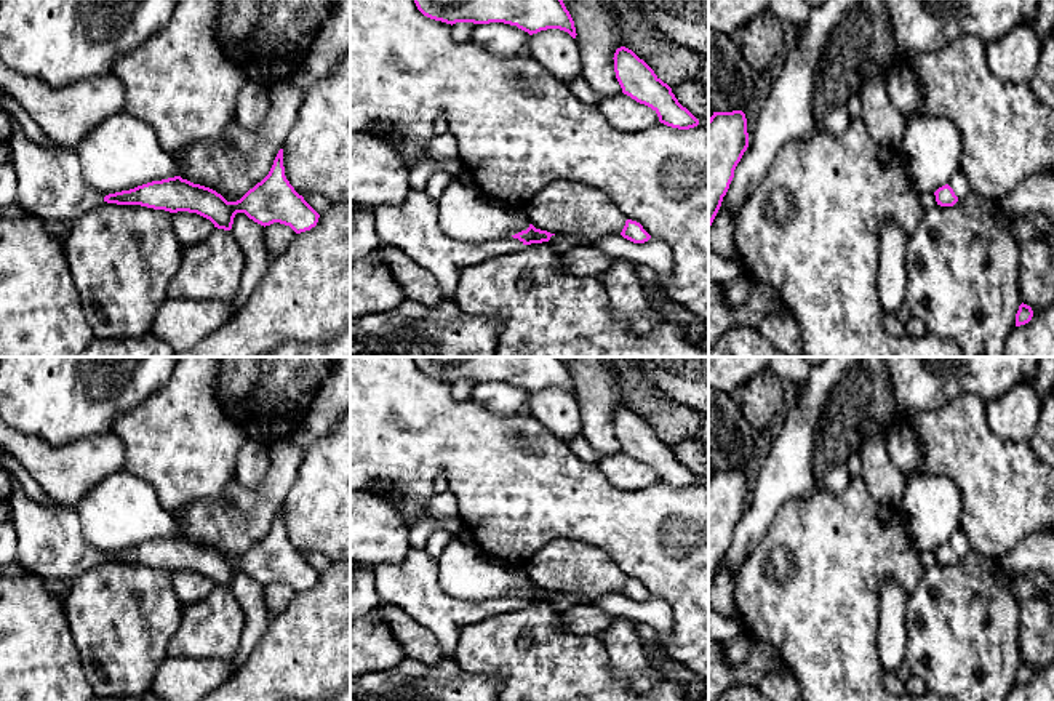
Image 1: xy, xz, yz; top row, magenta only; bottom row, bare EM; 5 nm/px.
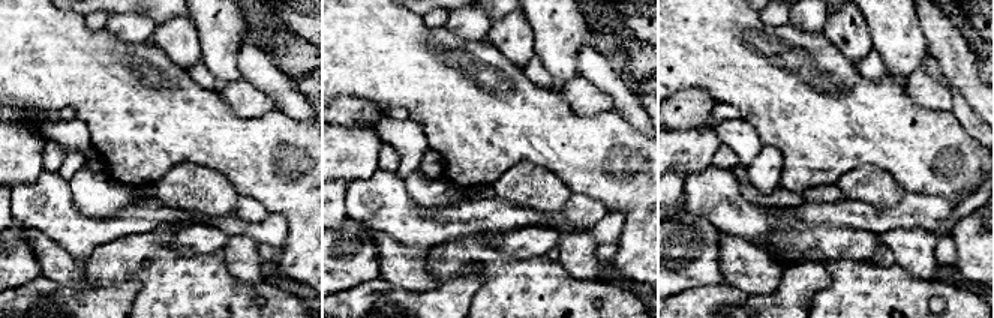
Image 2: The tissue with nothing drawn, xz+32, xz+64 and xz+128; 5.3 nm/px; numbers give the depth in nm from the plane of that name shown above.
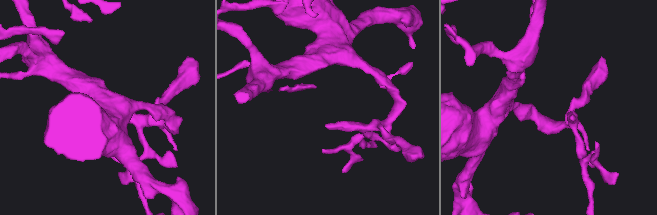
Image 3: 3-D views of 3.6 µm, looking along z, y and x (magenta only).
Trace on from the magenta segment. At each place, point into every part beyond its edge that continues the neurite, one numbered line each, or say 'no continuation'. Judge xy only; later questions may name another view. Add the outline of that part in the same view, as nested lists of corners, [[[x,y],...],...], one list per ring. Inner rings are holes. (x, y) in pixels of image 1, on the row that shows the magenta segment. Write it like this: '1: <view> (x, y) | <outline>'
1: xy (50, 184) | [[[11,112],[6,115],[13,126],[16,202],[27,213],[46,221],[66,221],[77,219],[104,203],[104,197],[85,182],[74,149],[42,147],[26,138]]]

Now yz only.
1: yz (958, 183) | [[[961,170],[952,176],[948,186],[953,189],[958,200],[971,194],[971,186]]]

